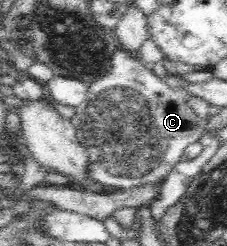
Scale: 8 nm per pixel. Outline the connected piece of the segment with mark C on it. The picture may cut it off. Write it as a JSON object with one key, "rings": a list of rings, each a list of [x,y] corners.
{"rings":[[[118,49],[112,57],[111,65],[110,74],[89,86],[85,101],[76,107],[76,114],[71,119],[77,140],[88,152],[88,178],[93,186],[117,192],[163,184],[179,166],[184,149],[199,141],[209,121],[200,118],[187,105],[182,91],[168,87],[140,59],[129,57],[126,52]]]}

